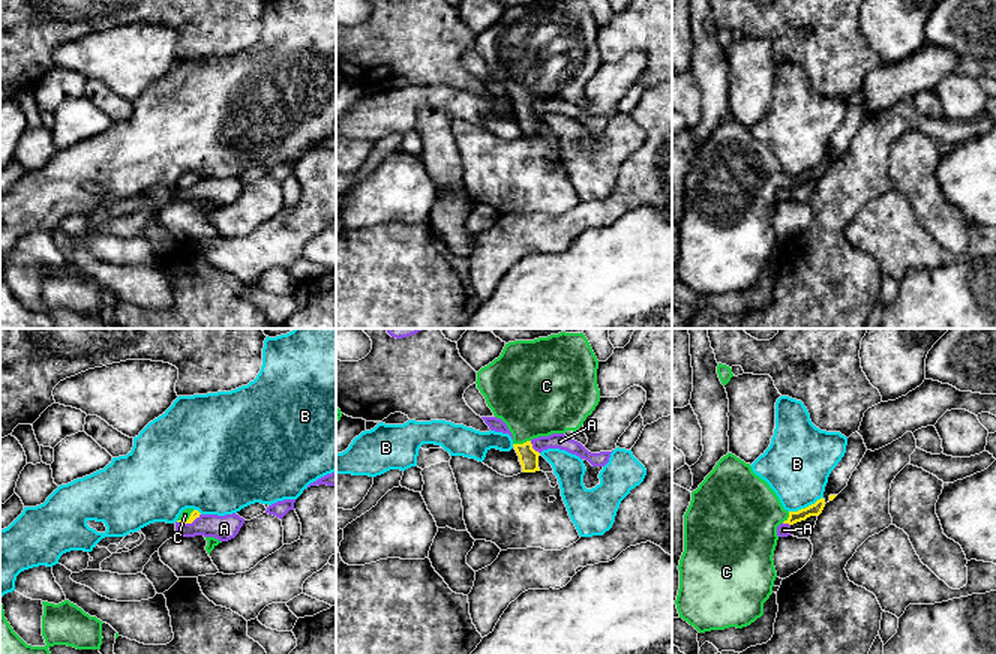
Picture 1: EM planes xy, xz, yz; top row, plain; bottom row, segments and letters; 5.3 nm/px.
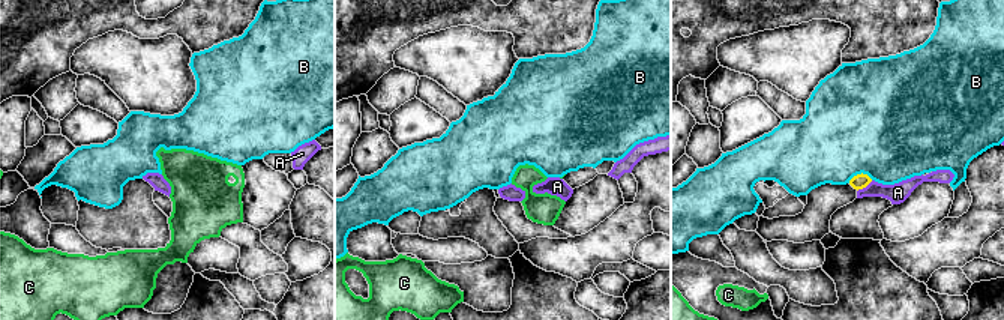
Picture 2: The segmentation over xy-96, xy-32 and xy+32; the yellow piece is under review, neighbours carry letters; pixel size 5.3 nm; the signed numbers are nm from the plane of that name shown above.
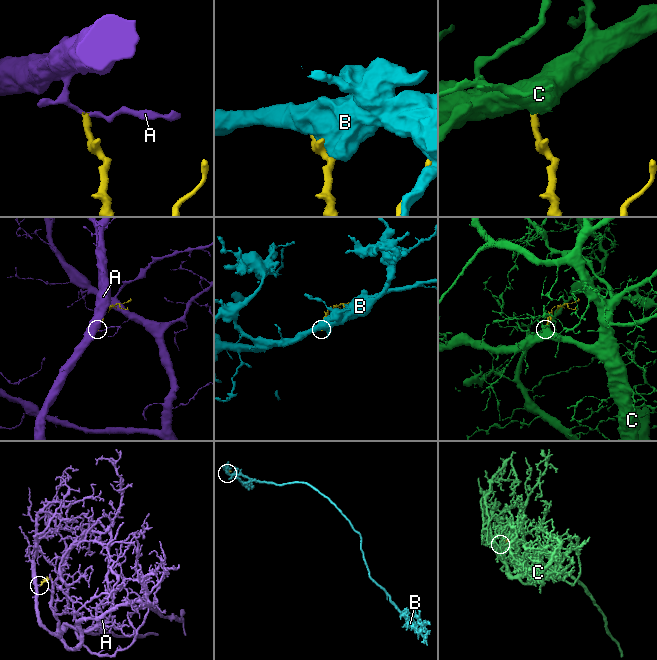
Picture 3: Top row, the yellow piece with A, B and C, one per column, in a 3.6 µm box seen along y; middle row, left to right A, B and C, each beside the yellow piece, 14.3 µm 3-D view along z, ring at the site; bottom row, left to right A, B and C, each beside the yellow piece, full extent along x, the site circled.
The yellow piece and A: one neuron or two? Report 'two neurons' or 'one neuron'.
two neurons

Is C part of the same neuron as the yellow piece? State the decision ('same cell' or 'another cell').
same cell

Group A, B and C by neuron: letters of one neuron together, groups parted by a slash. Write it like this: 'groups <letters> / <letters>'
groups A / B / C

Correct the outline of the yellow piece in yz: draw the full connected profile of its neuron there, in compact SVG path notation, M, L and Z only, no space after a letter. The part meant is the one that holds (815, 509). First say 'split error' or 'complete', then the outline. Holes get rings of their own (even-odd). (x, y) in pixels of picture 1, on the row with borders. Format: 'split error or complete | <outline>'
split error | M732 453L723 456L692 492L684 514L684 552L678 566L680 590L675 600L680 618L699 633L742 628L760 618L777 578L772 560L777 526L819 516L824 507L825 500L820 498L798 512L784 510L776 492L753 472L750 464Z

